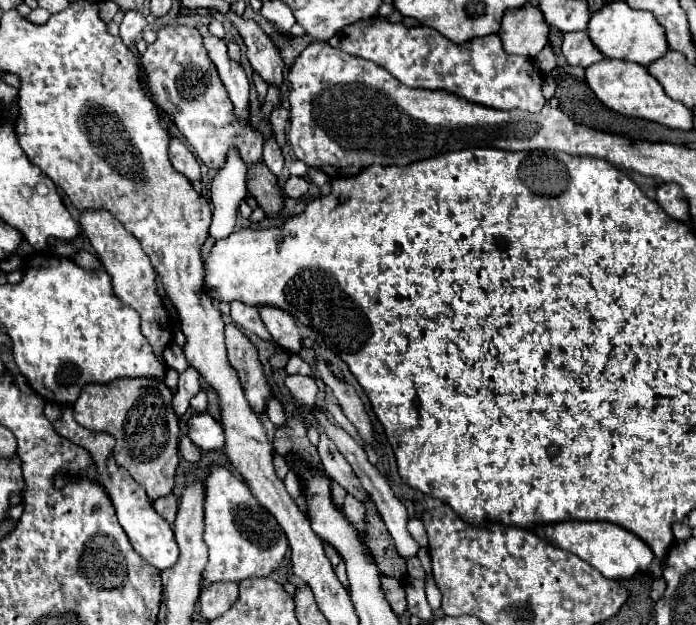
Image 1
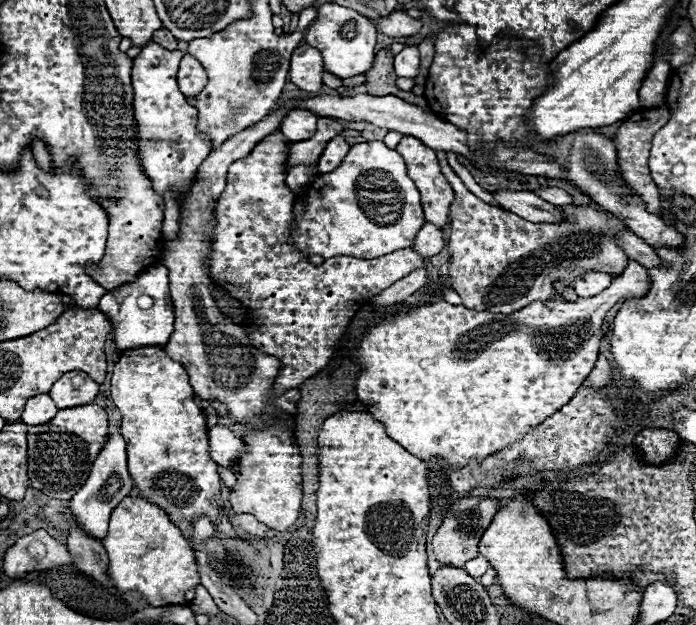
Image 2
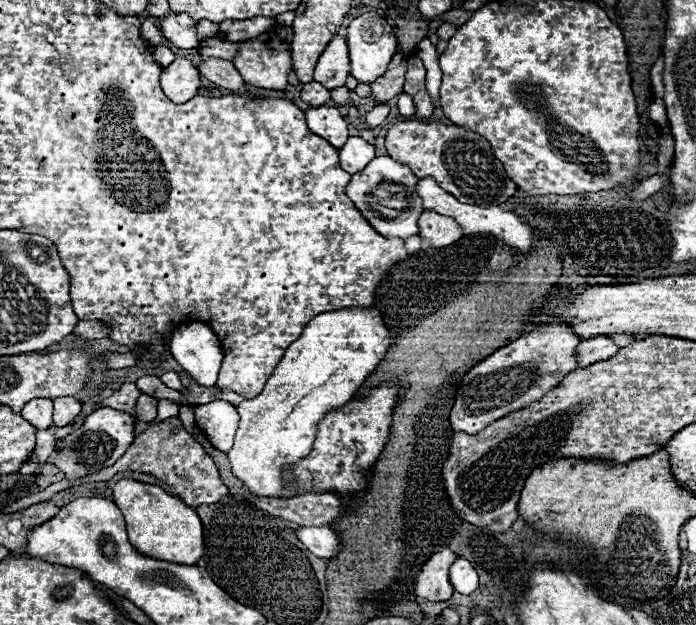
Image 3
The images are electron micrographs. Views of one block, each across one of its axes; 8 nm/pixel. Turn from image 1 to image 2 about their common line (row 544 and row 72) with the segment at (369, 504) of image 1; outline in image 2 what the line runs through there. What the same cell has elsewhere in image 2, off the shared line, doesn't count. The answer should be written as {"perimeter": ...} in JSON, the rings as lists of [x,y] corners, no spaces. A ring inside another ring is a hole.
{"perimeter":[[[384,48],[376,54],[374,58],[374,64],[372,68],[366,72],[366,86],[368,86],[368,94],[374,94],[374,96],[386,96],[386,94],[392,94],[392,96],[398,96],[406,102],[414,102],[418,106],[426,106],[426,100],[422,102],[422,98],[414,96],[412,92],[404,92],[396,86],[396,80],[398,76],[394,74],[394,68],[392,68],[392,60],[394,60],[394,54],[390,52],[390,48]]]}

